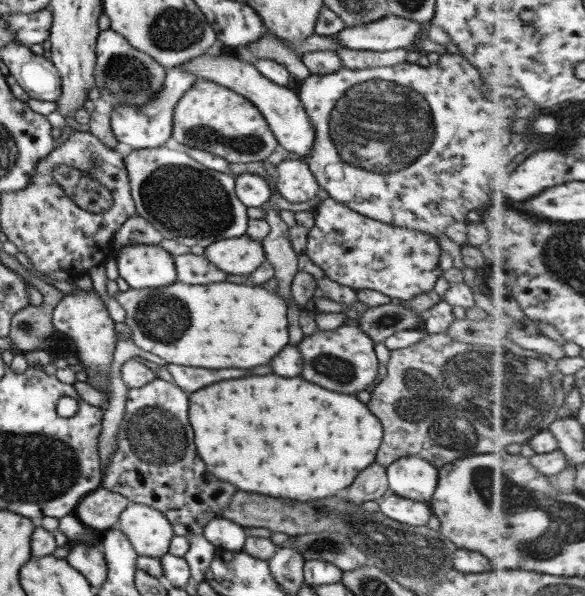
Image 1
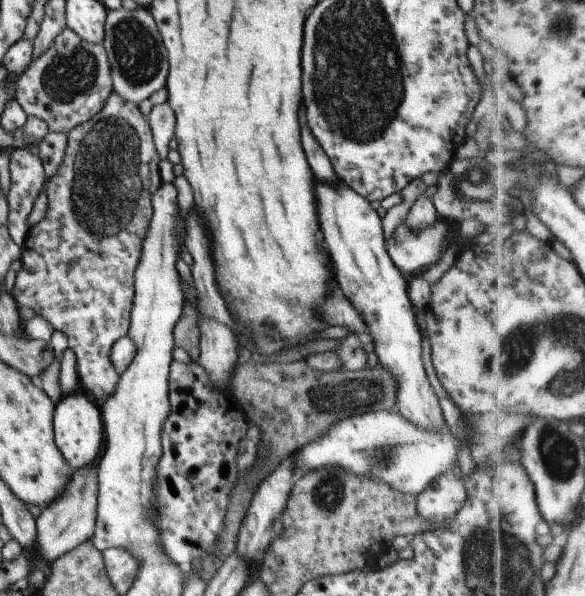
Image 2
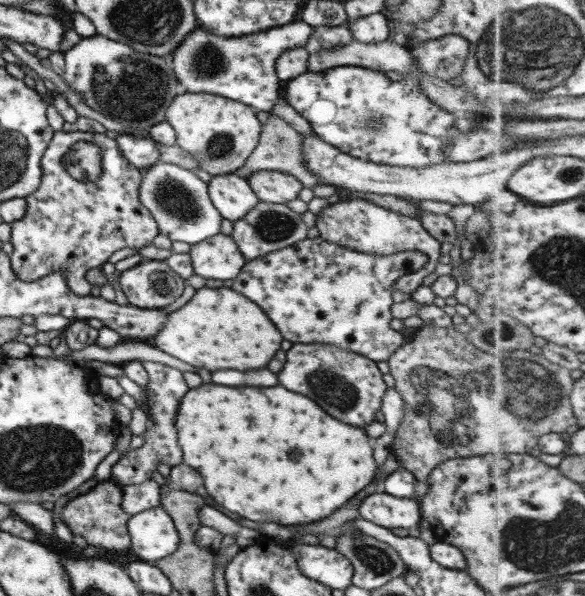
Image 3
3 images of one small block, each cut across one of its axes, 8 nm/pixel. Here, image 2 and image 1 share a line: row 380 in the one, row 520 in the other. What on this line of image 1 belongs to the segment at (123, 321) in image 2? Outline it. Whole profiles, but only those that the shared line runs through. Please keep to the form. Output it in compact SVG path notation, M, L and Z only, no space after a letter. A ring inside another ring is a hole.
M99 486L79 500L73 516L96 534L114 527L119 513L128 506L128 501L111 490Z

